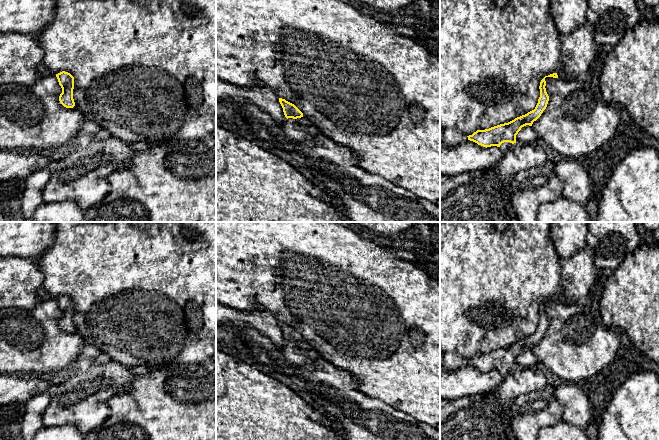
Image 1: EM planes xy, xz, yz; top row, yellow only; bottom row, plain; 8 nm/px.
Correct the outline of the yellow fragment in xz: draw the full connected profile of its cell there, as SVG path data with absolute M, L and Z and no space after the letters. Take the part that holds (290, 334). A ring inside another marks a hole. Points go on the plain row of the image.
M279 322L283 336L287 344L283 348L287 362L296 367L302 366L308 356L305 350L299 348L296 343L303 341L303 337L292 327L285 323Z

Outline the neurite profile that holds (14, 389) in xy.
M0 374L0 408L25 404L39 392L48 391L50 386L39 375Z

